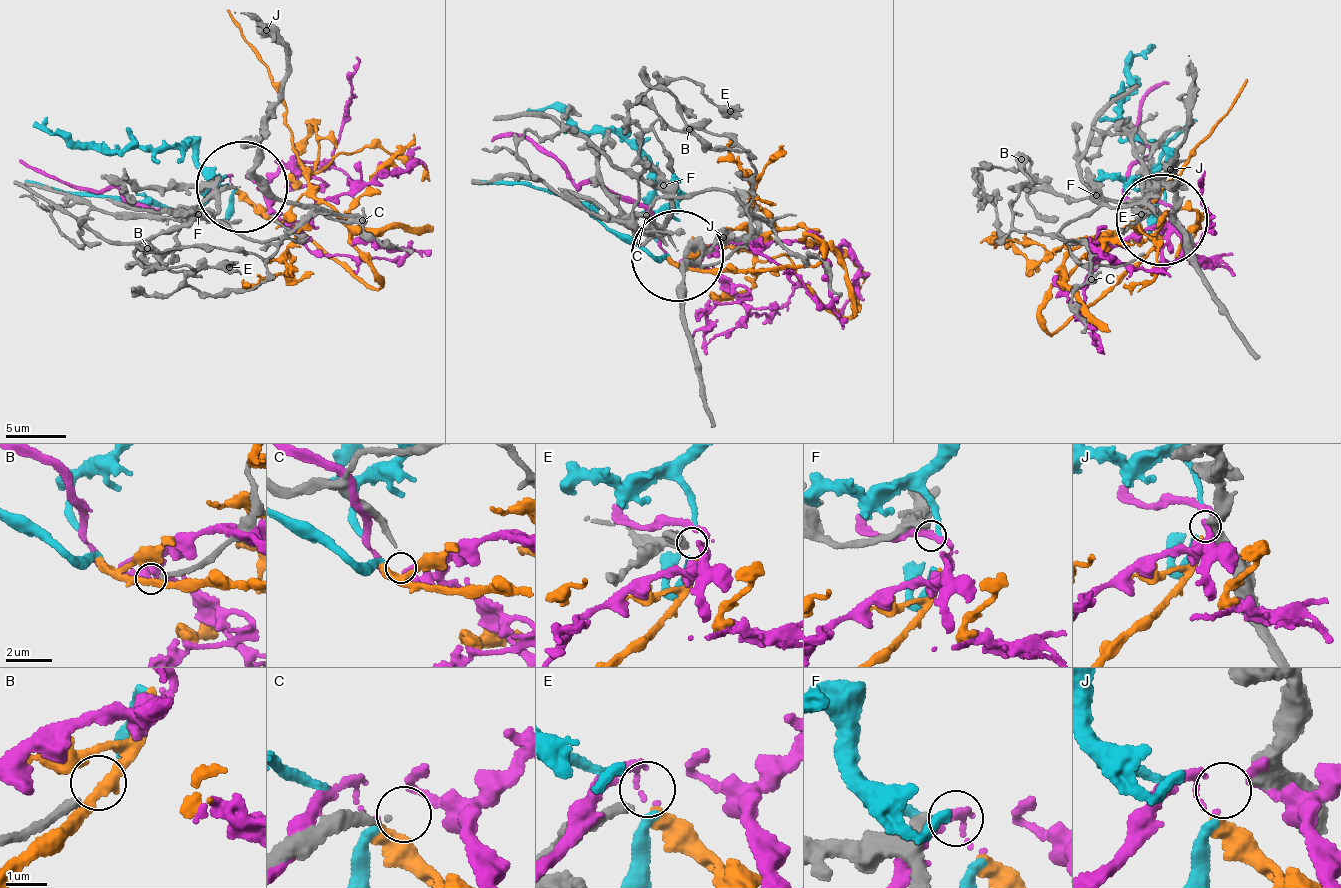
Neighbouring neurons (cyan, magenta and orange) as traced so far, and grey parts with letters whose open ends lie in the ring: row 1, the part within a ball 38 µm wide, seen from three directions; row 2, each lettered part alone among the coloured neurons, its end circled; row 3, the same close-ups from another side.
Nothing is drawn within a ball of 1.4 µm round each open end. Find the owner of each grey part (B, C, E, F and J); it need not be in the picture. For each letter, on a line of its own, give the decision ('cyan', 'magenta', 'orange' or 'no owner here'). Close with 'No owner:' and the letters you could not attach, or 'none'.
B: no owner here
C: no owner here
E: orange
F: no owner here
J: cyan
No owner: B, C, F

